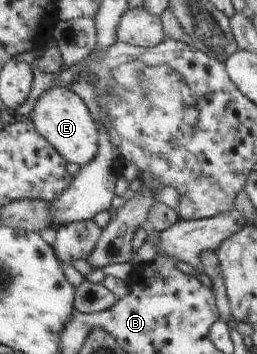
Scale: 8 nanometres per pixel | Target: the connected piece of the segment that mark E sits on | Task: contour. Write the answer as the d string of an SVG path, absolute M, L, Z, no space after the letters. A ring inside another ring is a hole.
M55 85L46 90L33 103L28 114L35 130L43 137L66 162L75 162L79 166L91 162L98 153L98 128L87 106L77 93L67 87Z

